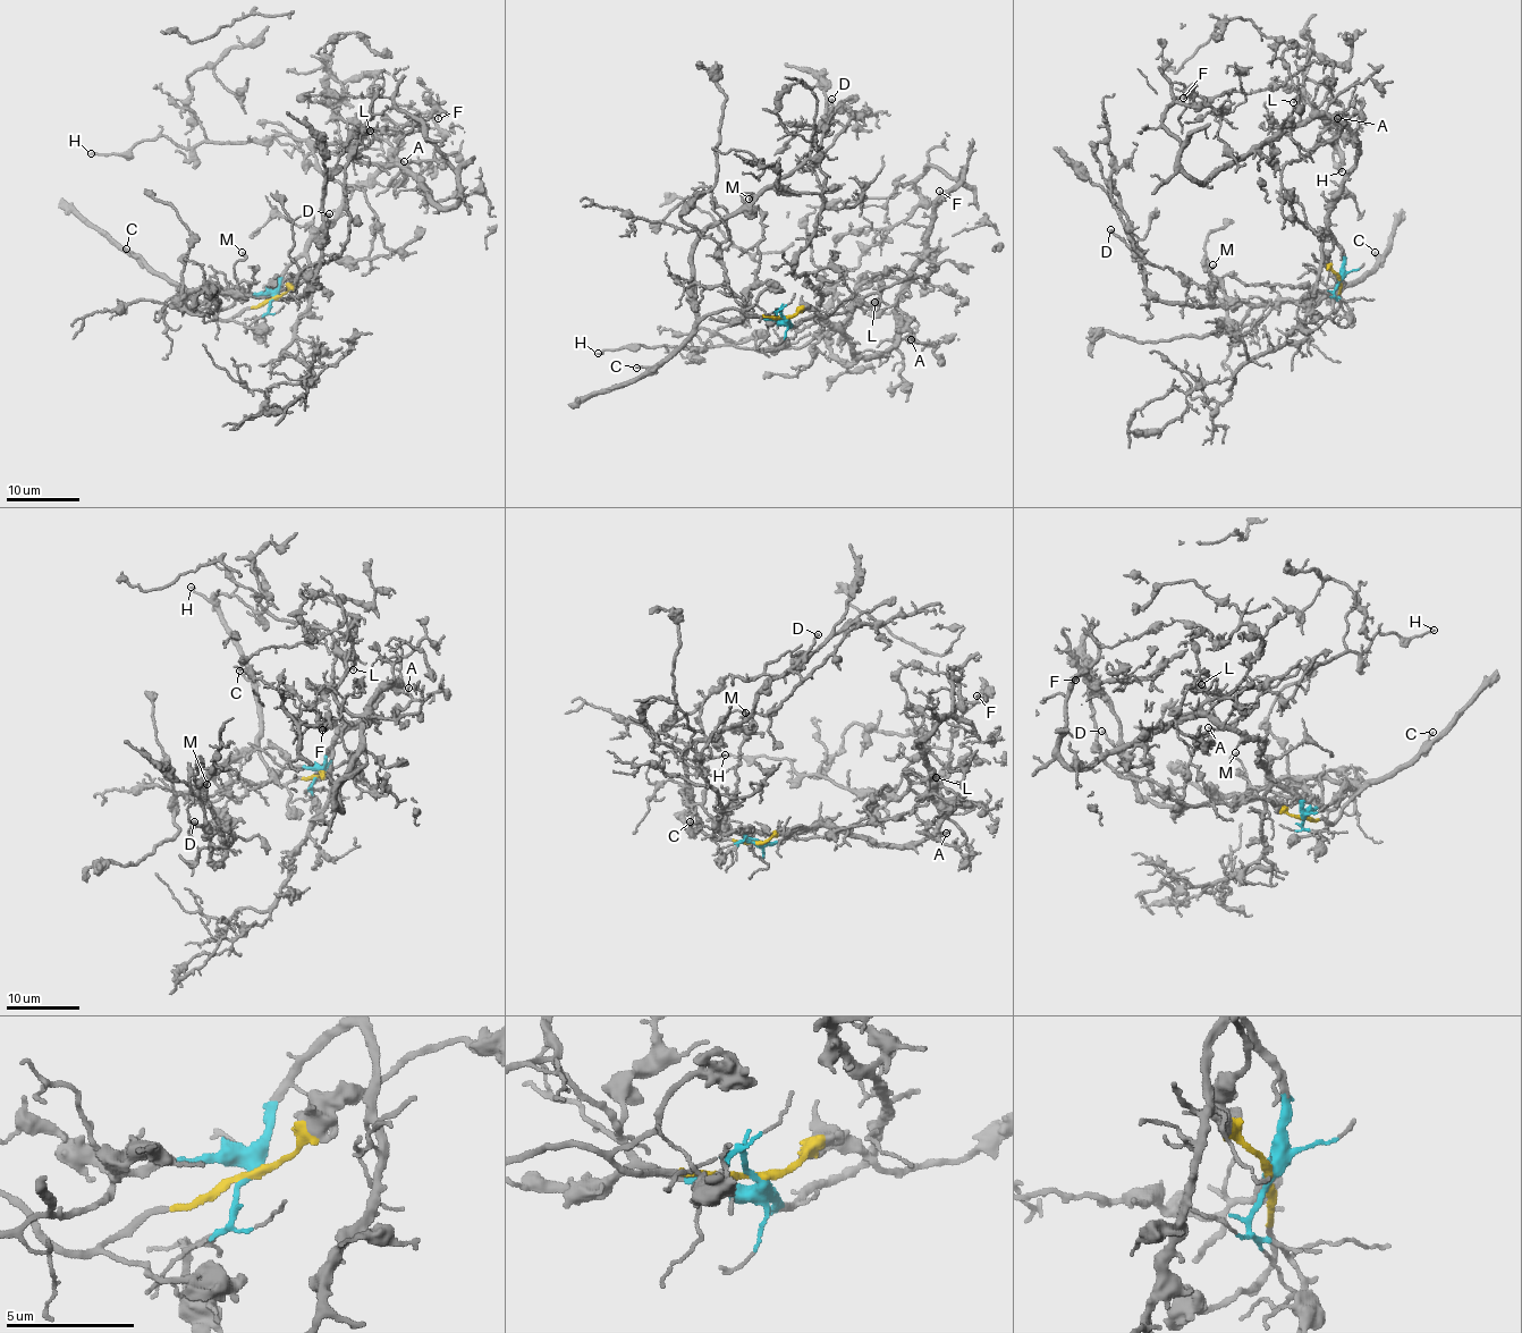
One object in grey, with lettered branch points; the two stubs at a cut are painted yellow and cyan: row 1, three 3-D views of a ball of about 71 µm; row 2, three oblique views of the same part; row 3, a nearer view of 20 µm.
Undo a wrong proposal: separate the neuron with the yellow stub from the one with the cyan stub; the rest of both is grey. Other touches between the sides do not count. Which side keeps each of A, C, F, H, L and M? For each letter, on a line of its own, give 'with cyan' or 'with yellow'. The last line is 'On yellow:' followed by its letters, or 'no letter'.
A: with cyan
C: with yellow
F: with cyan
H: with cyan
L: with cyan
M: with yellow
On yellow: C, M

